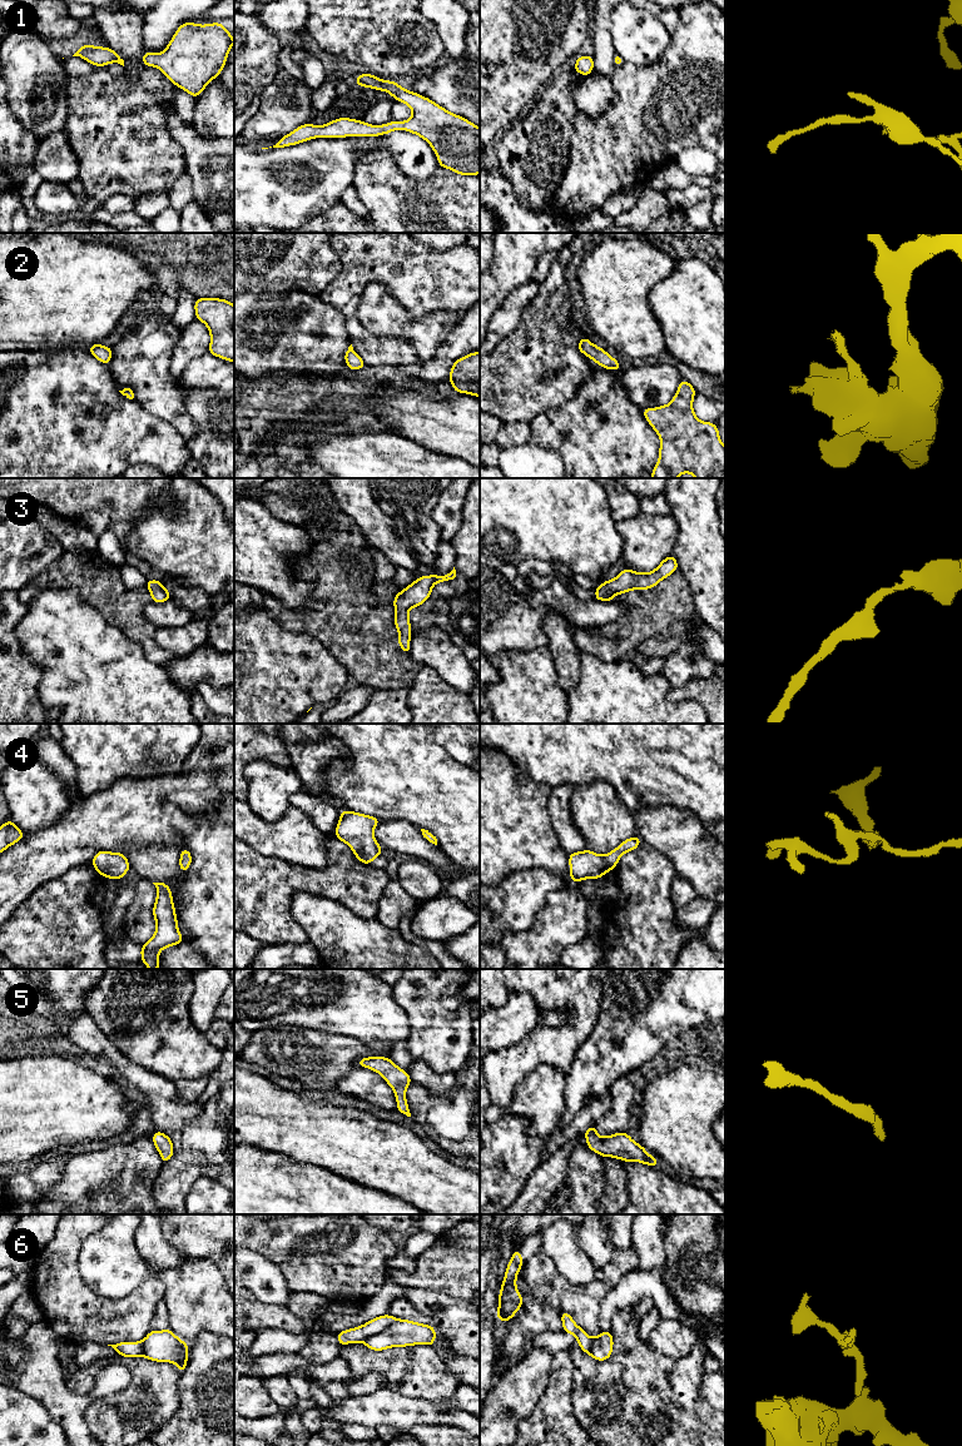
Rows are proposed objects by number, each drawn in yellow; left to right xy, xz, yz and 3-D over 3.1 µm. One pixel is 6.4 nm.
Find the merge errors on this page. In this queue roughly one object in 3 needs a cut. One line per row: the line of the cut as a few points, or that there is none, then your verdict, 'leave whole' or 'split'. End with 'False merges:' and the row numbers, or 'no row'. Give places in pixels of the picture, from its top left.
1: no cut | leave whole
2: no cut | leave whole
3: no cut | leave whole
4: no cut | leave whole
5: no cut | leave whole
6: xz (396, 1318), (383, 1330), (367, 1336), (362, 1341) | split
False merges: 6

